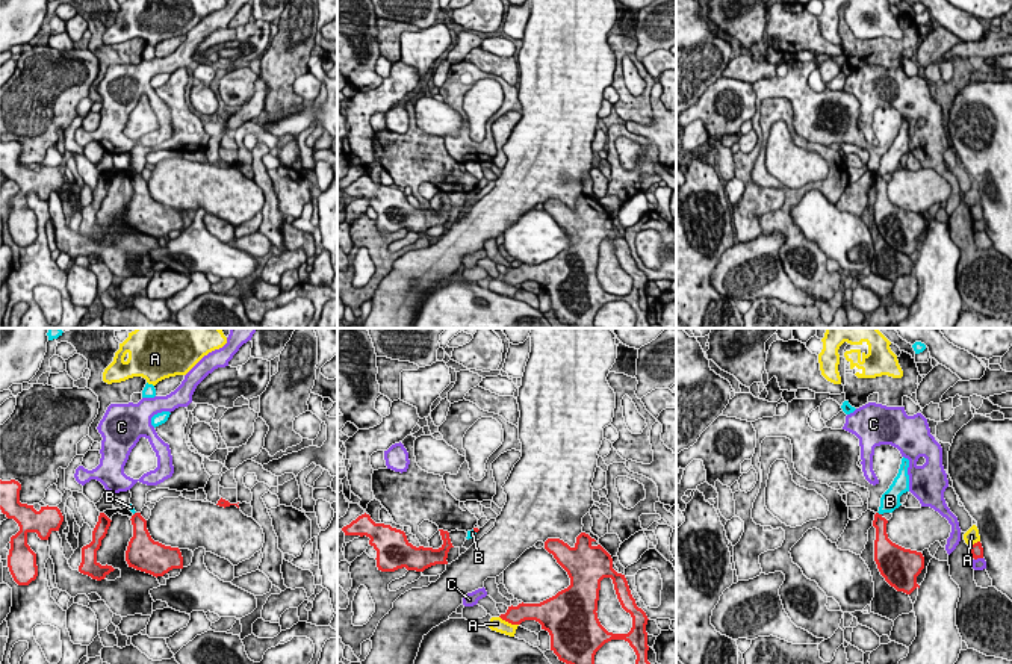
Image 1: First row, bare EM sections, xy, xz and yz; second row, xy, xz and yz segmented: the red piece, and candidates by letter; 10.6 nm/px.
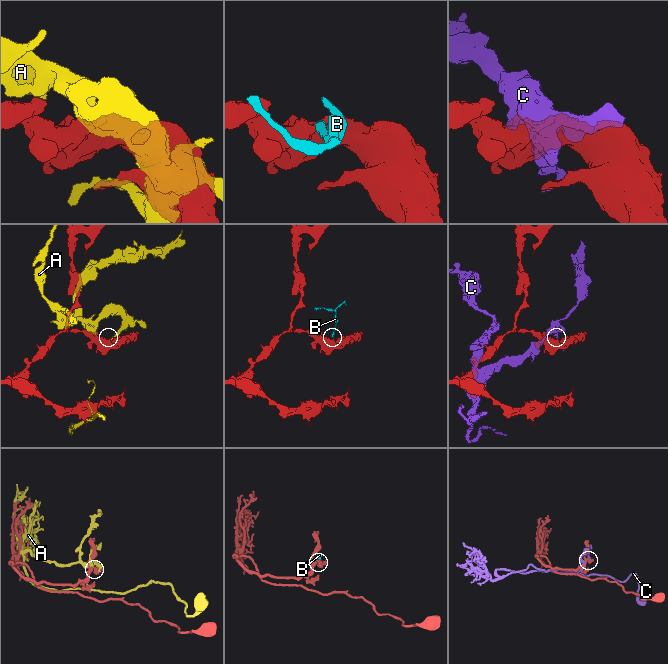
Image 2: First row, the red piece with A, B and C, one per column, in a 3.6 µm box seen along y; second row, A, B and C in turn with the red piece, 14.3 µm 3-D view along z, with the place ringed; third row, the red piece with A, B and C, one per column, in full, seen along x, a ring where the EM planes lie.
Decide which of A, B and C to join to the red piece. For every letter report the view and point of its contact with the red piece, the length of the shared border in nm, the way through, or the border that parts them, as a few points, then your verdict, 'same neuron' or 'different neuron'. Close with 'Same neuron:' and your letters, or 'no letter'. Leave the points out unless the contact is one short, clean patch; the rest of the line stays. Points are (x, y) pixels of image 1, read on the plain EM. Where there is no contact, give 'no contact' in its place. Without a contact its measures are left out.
A: xz (509, 283) | 240 nm | different neuron
B: yz (878, 174) | 60 nm | along yz (878, 173), (881, 176) | different neuron
C: yz (977, 218) | 100 nm | different neuron
Same neuron: no letter

